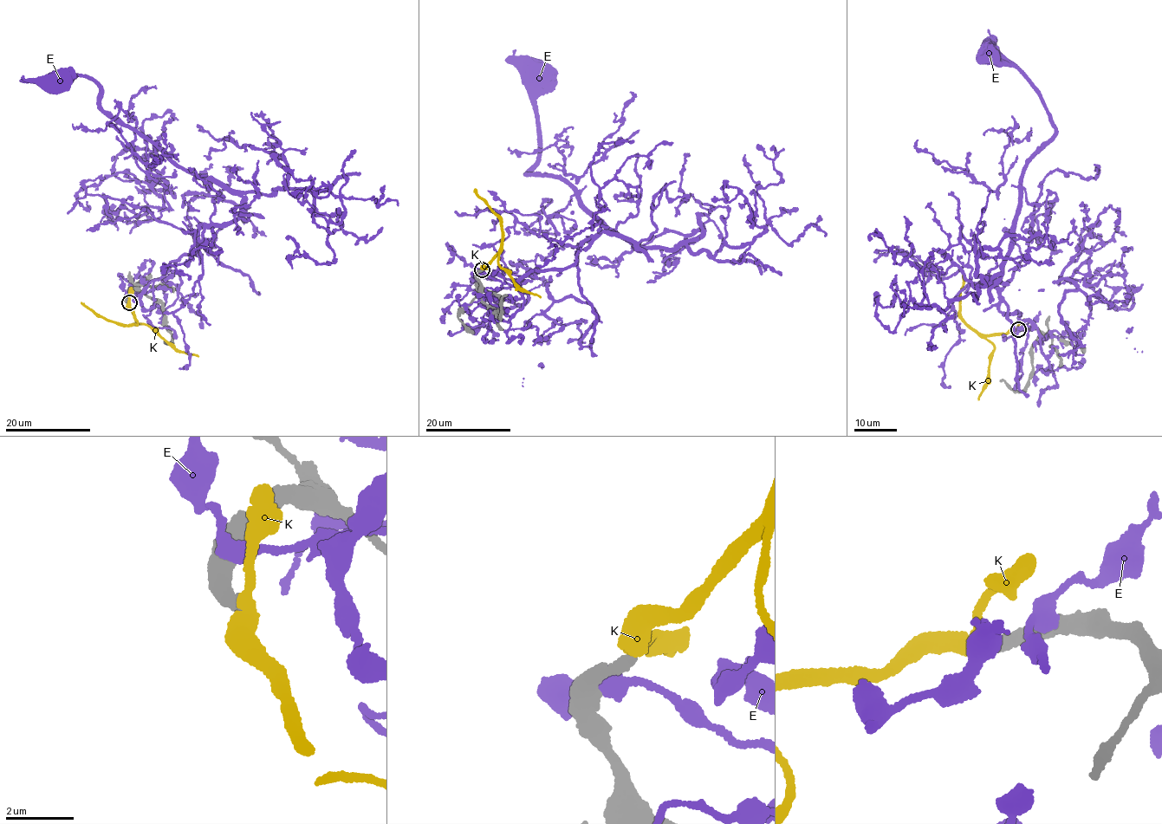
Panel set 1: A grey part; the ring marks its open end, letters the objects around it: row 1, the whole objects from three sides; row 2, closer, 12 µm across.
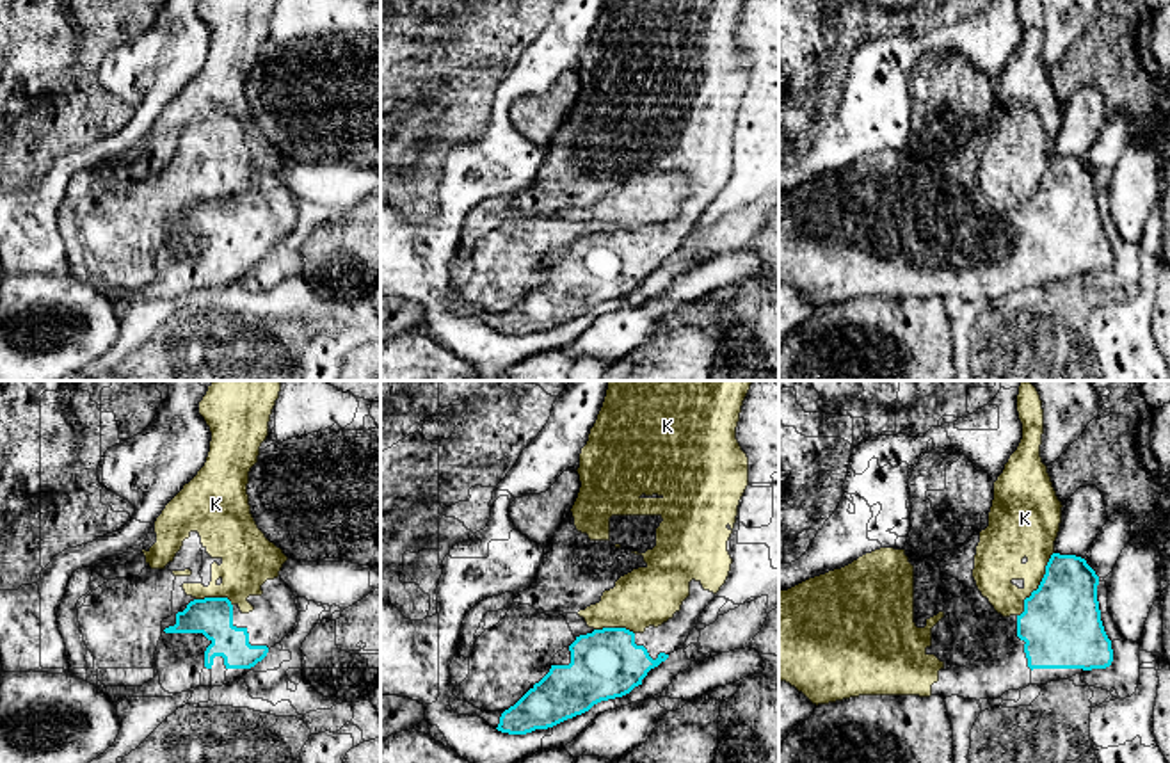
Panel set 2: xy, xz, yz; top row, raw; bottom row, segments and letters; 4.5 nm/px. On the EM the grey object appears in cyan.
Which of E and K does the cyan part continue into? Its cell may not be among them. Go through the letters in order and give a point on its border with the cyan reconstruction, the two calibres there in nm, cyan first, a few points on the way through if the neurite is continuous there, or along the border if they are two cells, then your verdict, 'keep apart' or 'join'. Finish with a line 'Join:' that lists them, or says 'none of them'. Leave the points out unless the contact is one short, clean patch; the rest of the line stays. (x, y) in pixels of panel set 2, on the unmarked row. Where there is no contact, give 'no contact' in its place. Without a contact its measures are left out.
E: no contact; keep apart
K: meets cyan in yz at (1041, 185); 360 nm thick on the cyan side, 240 nm on the other; runs through yz (1062, 230), (1058, 203), (1041, 185), (1041, 153), (1030, 132); join
Join: K

